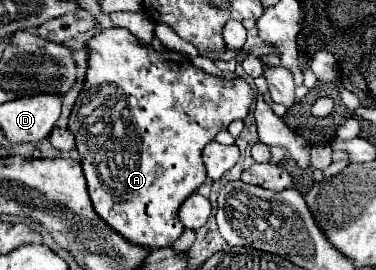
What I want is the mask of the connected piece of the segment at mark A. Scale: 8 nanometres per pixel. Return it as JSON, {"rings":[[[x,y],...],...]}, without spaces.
{"rings":[[[106,28],[102,32],[98,32],[96,36],[92,36],[86,44],[88,48],[88,68],[86,68],[86,78],[84,78],[84,86],[82,86],[82,92],[72,108],[72,114],[70,114],[70,122],[68,122],[68,130],[74,132],[76,136],[76,150],[80,152],[80,162],[82,162],[82,168],[84,168],[84,176],[86,176],[86,182],[88,182],[88,194],[90,194],[90,200],[94,204],[94,210],[98,212],[98,216],[102,220],[106,220],[114,230],[122,232],[122,236],[130,238],[132,242],[138,242],[138,244],[144,244],[144,246],[150,246],[150,248],[162,248],[162,246],[170,246],[174,244],[182,232],[184,232],[184,224],[180,222],[178,218],[178,210],[182,206],[182,202],[198,190],[198,186],[206,180],[206,170],[204,170],[204,162],[202,162],[202,148],[214,140],[216,132],[220,130],[226,130],[226,126],[232,122],[232,120],[244,120],[248,116],[248,110],[254,102],[252,98],[252,86],[236,76],[236,78],[222,78],[222,76],[214,76],[214,74],[208,74],[204,72],[202,68],[196,68],[186,56],[182,56],[180,52],[156,52],[152,46],[146,46],[146,44],[140,44],[140,40],[130,34],[130,30],[126,28]]]}

